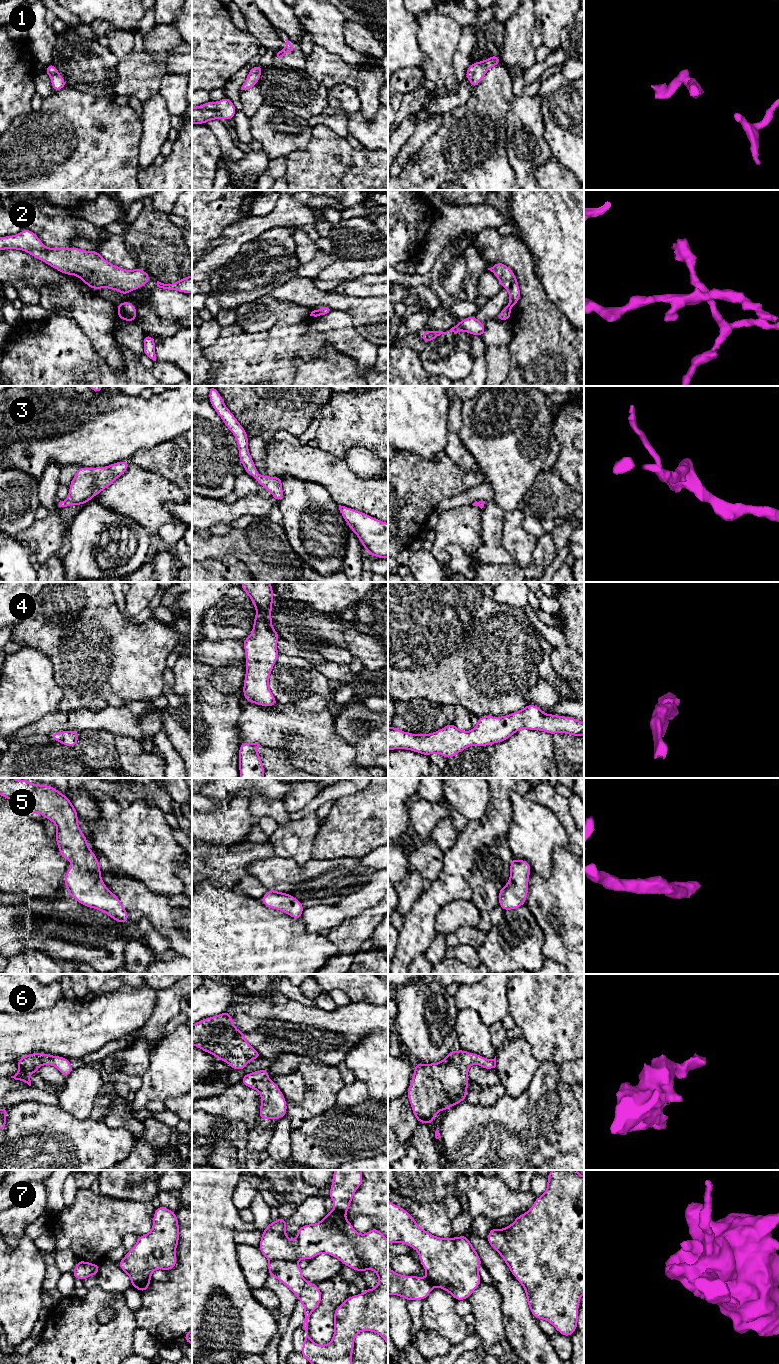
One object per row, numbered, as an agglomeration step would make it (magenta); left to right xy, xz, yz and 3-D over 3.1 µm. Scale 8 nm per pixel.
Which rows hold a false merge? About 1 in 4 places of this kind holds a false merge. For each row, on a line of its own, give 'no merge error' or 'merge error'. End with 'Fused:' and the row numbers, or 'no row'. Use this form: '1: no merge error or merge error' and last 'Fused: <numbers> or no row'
1: no merge error
2: merge error
3: no merge error
4: no merge error
5: no merge error
6: no merge error
7: merge error
Fused: 2, 7

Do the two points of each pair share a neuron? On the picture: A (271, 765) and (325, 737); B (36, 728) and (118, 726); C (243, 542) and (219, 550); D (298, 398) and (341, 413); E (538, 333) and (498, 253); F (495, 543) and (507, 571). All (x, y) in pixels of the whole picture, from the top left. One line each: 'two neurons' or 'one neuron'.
A: two neurons
B: one neuron
C: one neuron
D: two neurons
E: one neuron
F: two neurons

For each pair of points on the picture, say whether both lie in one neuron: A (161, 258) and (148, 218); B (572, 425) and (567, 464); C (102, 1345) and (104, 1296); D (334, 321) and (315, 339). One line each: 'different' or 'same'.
A: same
B: same
C: same
D: same

